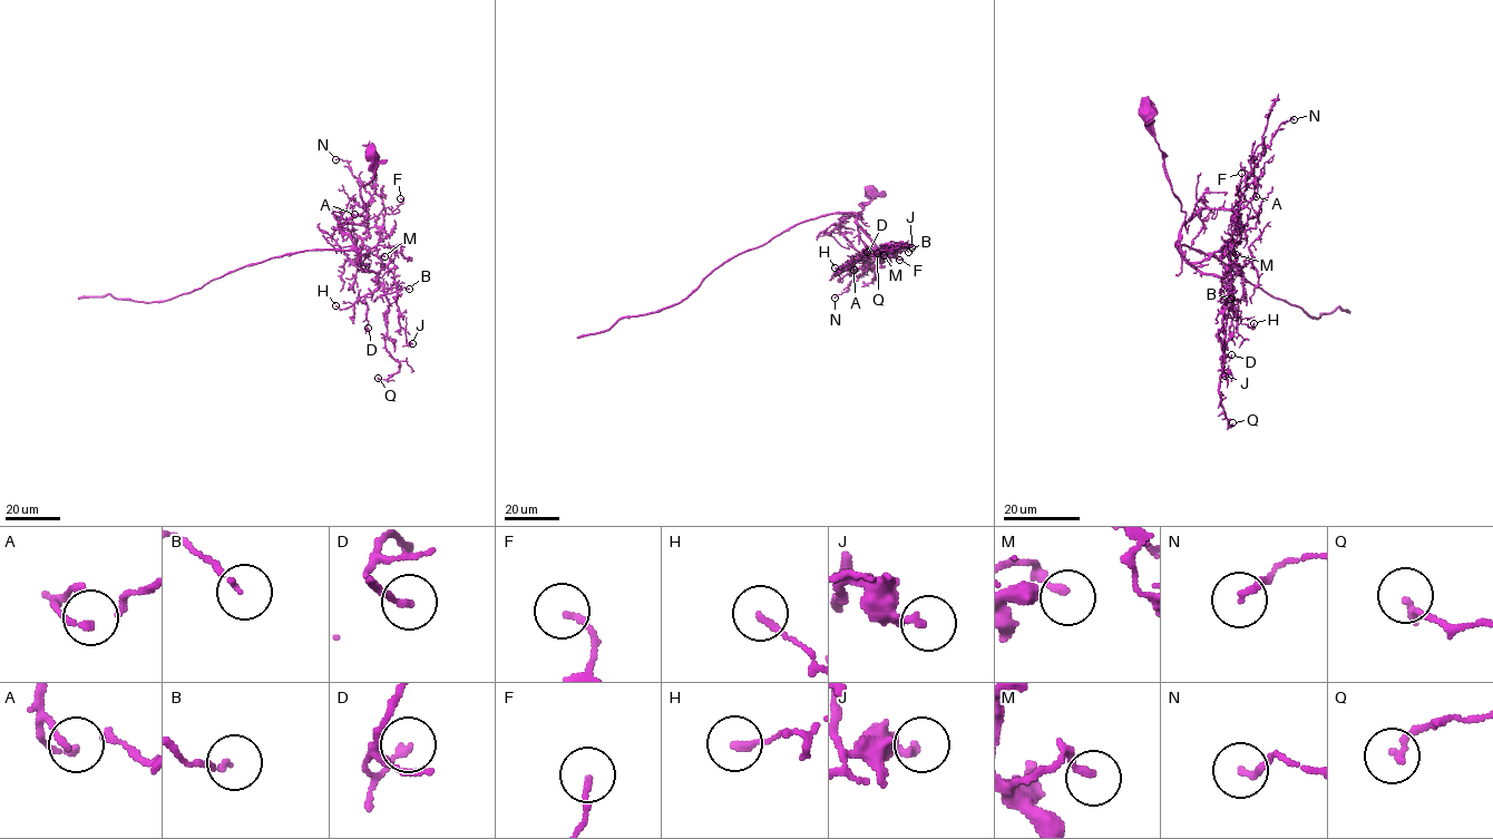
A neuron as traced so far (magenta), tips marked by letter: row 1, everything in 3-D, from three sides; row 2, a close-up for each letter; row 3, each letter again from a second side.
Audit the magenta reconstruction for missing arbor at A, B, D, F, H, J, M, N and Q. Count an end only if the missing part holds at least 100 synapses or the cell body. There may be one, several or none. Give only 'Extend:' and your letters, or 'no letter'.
Extend: no letter

